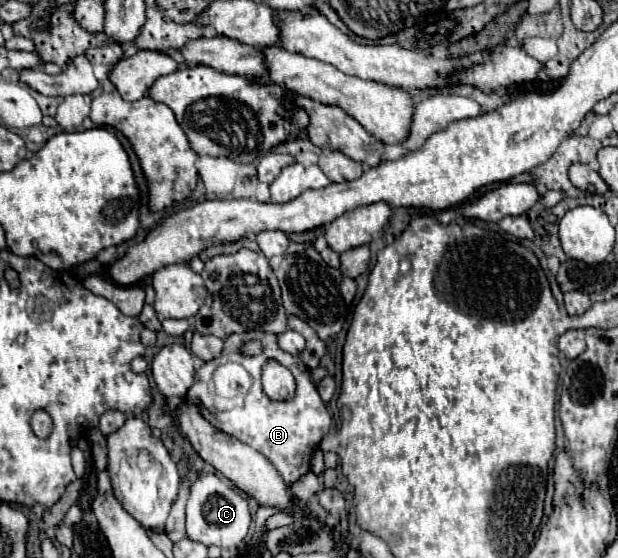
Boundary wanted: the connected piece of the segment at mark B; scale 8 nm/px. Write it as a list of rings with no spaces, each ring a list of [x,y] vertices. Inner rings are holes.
[[[244,332],[244,334],[232,334],[230,338],[224,340],[224,350],[218,358],[210,360],[210,362],[204,362],[200,366],[200,370],[196,372],[196,382],[194,386],[188,390],[184,402],[188,404],[198,404],[200,402],[200,410],[202,410],[202,416],[218,430],[224,430],[226,434],[238,438],[240,442],[252,446],[254,450],[262,452],[276,468],[278,472],[282,474],[284,482],[286,484],[294,484],[300,476],[308,474],[310,472],[310,458],[314,454],[314,448],[320,444],[322,436],[328,432],[330,428],[330,414],[326,410],[326,406],[322,404],[322,398],[312,382],[312,376],[308,380],[308,366],[300,360],[300,356],[294,356],[294,354],[288,354],[284,352],[280,346],[278,346],[278,340],[276,340],[276,334],[262,334],[262,332]],[[250,340],[260,340],[262,342],[262,354],[258,356],[246,356],[240,352],[242,344],[244,342],[250,342]],[[268,358],[274,358],[278,360],[280,364],[284,364],[286,368],[292,370],[294,378],[296,378],[296,384],[298,384],[298,390],[296,390],[296,396],[288,402],[274,402],[270,400],[264,390],[262,390],[262,382],[260,382],[260,370],[262,370],[262,364],[268,360]],[[226,362],[238,362],[242,364],[248,374],[254,378],[252,382],[252,388],[248,390],[246,398],[244,398],[244,404],[242,406],[236,406],[228,412],[220,412],[214,408],[214,400],[210,396],[210,380],[212,380],[212,372],[220,366],[220,364],[226,364]]]

